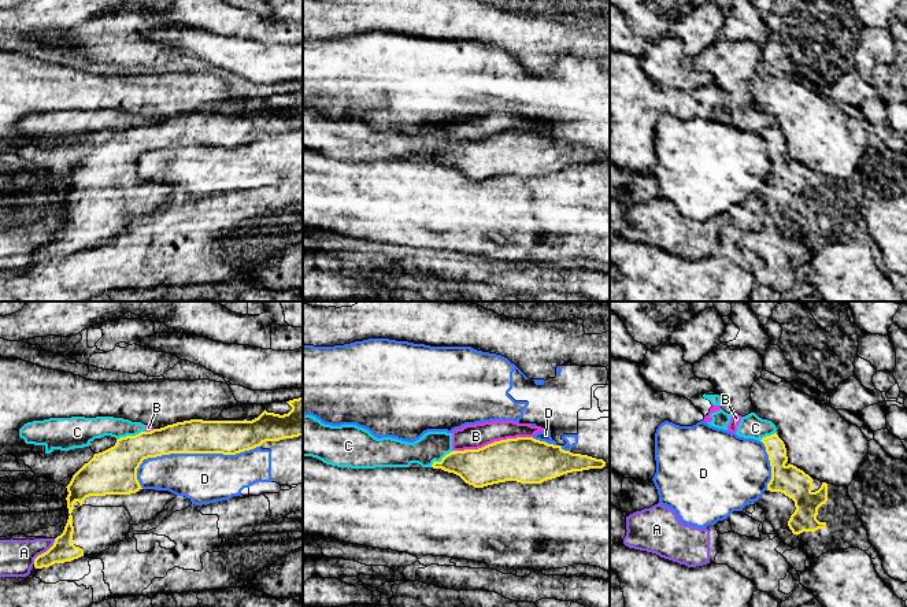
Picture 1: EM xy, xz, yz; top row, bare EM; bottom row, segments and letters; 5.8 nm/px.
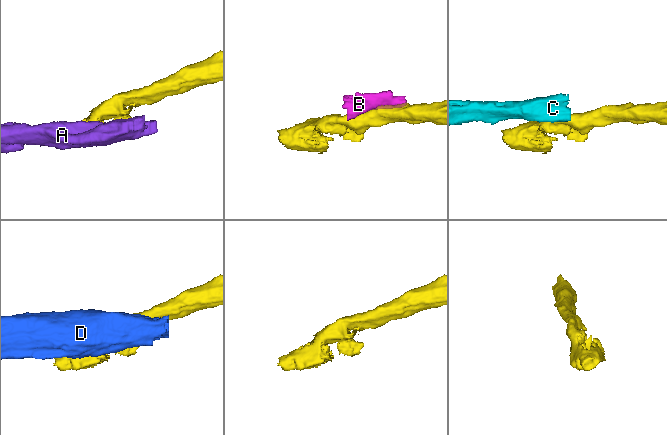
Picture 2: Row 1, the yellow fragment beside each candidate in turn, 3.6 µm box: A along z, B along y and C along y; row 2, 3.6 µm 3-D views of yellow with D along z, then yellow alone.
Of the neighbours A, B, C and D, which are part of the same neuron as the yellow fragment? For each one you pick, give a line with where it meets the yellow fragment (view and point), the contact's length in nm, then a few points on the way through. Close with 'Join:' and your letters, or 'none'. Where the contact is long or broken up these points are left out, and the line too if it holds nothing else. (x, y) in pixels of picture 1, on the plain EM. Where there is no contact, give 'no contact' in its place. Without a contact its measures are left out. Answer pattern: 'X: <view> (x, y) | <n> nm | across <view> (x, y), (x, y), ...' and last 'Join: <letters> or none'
Join: none

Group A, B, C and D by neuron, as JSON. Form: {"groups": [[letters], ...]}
{"groups": [["A"], ["B", "C"], ["D"]]}

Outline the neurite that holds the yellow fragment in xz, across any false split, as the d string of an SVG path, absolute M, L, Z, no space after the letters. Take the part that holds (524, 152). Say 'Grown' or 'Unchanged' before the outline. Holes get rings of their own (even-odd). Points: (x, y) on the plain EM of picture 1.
Unchanged. M533 130L507 132L478 143L452 144L432 158L433 162L459 169L474 181L506 174L541 177L567 166L604 159L603 152L573 147Z

